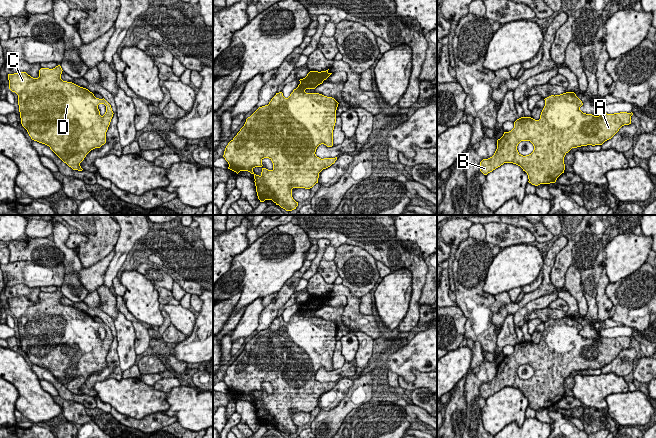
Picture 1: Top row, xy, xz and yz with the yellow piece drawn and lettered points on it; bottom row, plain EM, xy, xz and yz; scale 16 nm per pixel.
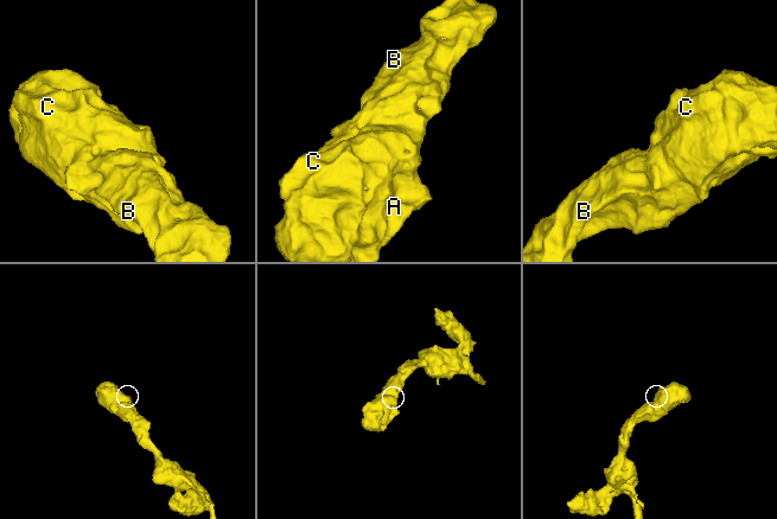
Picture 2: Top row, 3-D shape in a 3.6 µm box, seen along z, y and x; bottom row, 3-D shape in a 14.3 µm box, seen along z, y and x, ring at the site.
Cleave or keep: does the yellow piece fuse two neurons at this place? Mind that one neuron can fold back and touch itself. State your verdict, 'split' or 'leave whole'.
leave whole

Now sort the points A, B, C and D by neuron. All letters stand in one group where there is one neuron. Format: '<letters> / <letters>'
A B C D

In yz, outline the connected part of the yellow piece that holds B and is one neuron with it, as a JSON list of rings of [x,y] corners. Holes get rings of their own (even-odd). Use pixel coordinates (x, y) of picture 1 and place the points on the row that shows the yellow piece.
[[[566,92],[560,95],[551,95],[545,100],[545,106],[540,119],[521,117],[514,122],[514,128],[504,132],[497,140],[497,149],[494,155],[480,162],[480,171],[487,175],[504,163],[513,163],[520,166],[528,175],[529,183],[538,186],[540,184],[555,183],[557,178],[564,173],[564,157],[572,149],[587,145],[602,145],[611,139],[624,125],[631,124],[633,113],[620,112],[607,114],[601,112],[599,116],[583,113],[580,107],[582,101],[574,92]],[[521,141],[530,141],[534,150],[531,154],[523,156],[517,146]]]

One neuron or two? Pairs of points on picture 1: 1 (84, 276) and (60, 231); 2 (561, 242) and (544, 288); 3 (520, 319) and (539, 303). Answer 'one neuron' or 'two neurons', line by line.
1: two neurons
2: one neuron
3: one neuron

